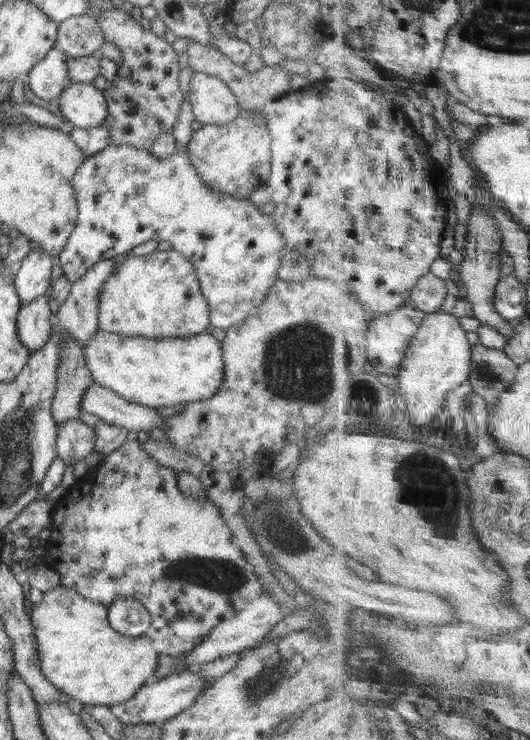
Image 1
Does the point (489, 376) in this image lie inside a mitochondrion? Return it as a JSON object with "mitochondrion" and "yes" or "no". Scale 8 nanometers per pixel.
{"mitochondrion":"yes"}

